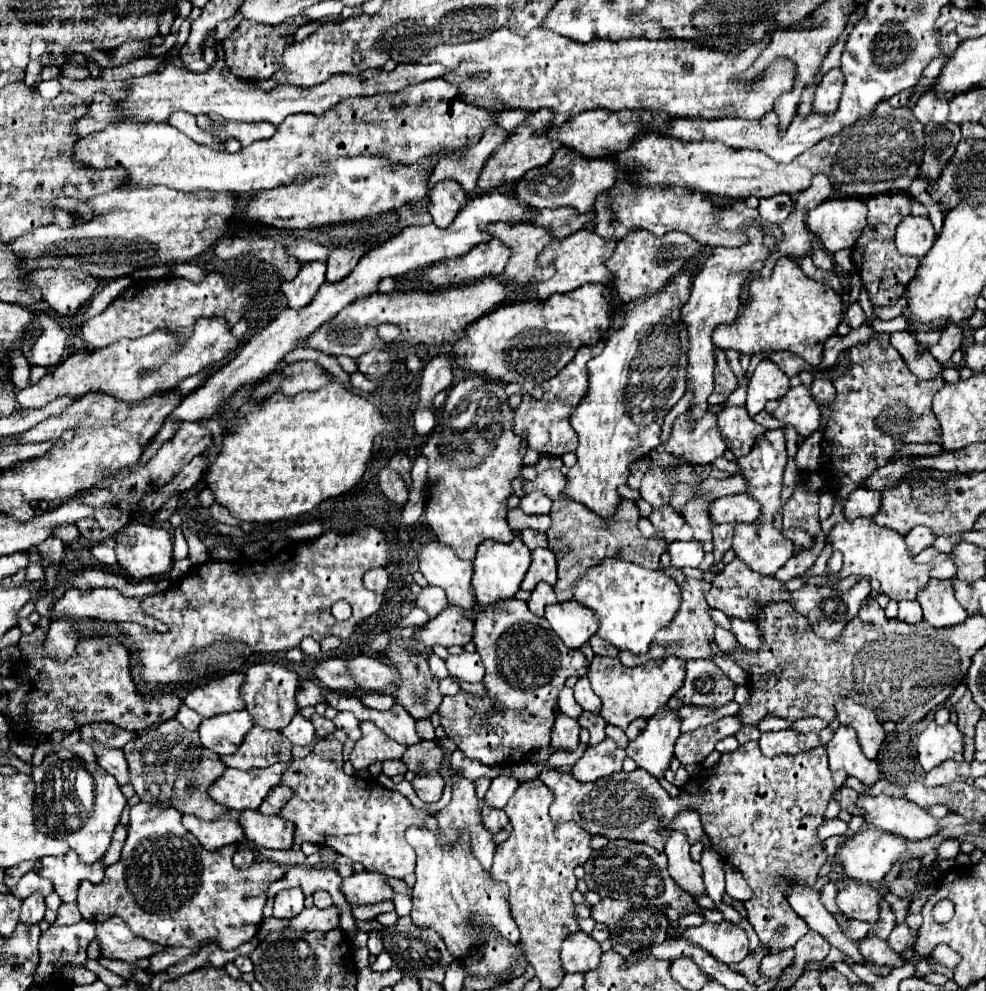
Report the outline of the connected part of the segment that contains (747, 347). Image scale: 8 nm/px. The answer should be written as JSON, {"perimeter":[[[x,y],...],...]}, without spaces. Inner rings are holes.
{"perimeter":[[[778,258],[776,266],[772,270],[772,276],[764,278],[758,276],[748,284],[748,298],[740,304],[738,316],[732,324],[722,324],[714,330],[712,342],[722,350],[736,350],[740,354],[756,354],[756,352],[778,352],[778,350],[790,350],[792,354],[804,358],[808,364],[820,364],[822,360],[822,346],[828,340],[828,336],[836,334],[836,326],[842,322],[842,300],[840,296],[826,284],[820,284],[812,278],[808,278],[792,258]]]}

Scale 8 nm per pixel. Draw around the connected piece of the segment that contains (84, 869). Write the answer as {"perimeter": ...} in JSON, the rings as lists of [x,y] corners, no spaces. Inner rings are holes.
{"perimeter":[[[72,850],[64,856],[46,856],[36,862],[34,872],[42,878],[52,880],[54,892],[62,898],[62,902],[74,902],[76,890],[82,880],[102,882],[106,866],[102,862],[96,864],[82,864],[76,860]]]}

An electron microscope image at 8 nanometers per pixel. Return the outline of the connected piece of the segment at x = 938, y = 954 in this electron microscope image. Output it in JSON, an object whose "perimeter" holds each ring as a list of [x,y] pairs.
{"perimeter":[[[944,944],[936,946],[936,950],[934,950],[932,958],[934,958],[934,960],[938,960],[938,962],[942,962],[942,964],[946,964],[948,968],[954,968],[954,966],[956,966],[956,962],[958,962],[958,954],[956,954],[950,946],[944,946]]]}

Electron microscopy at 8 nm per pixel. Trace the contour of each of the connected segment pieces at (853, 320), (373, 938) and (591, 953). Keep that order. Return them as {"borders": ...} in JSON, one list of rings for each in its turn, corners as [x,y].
{"borders":[[[[854,302],[854,304],[848,306],[848,310],[846,310],[846,320],[848,320],[850,328],[858,328],[858,326],[862,326],[862,324],[866,322],[866,314],[864,314],[864,310],[860,308],[858,302]]],[[[373,930],[370,933],[367,941],[367,948],[370,953],[375,956],[379,955],[384,950],[383,942],[378,936],[378,930]]],[[[578,930],[576,934],[570,934],[564,942],[562,942],[562,952],[560,952],[560,960],[562,960],[562,970],[566,974],[572,972],[590,972],[596,970],[600,964],[600,956],[602,956],[602,948],[600,944],[584,934],[582,930]]]]}

